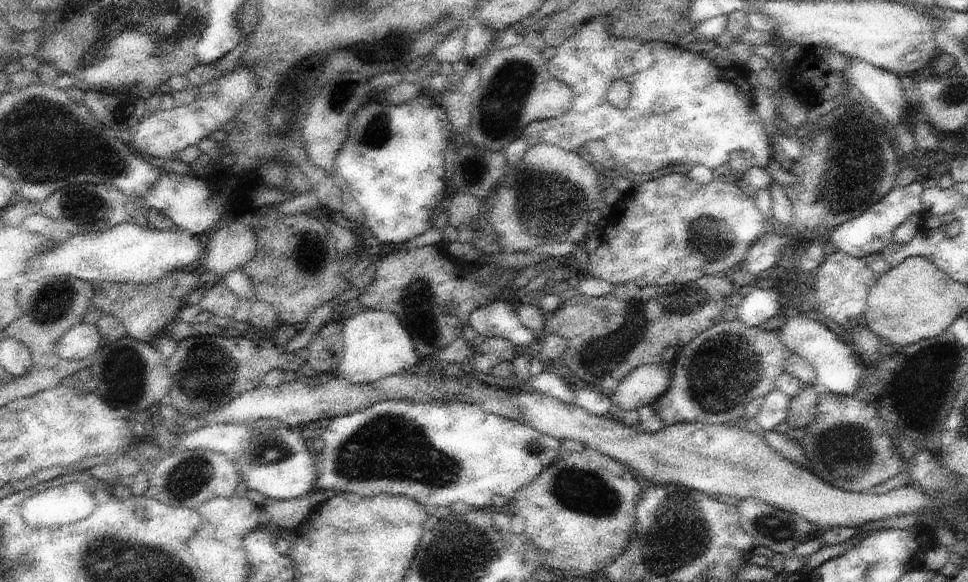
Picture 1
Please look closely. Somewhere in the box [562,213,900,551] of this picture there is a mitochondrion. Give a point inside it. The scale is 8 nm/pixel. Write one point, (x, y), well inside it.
(720, 373)

